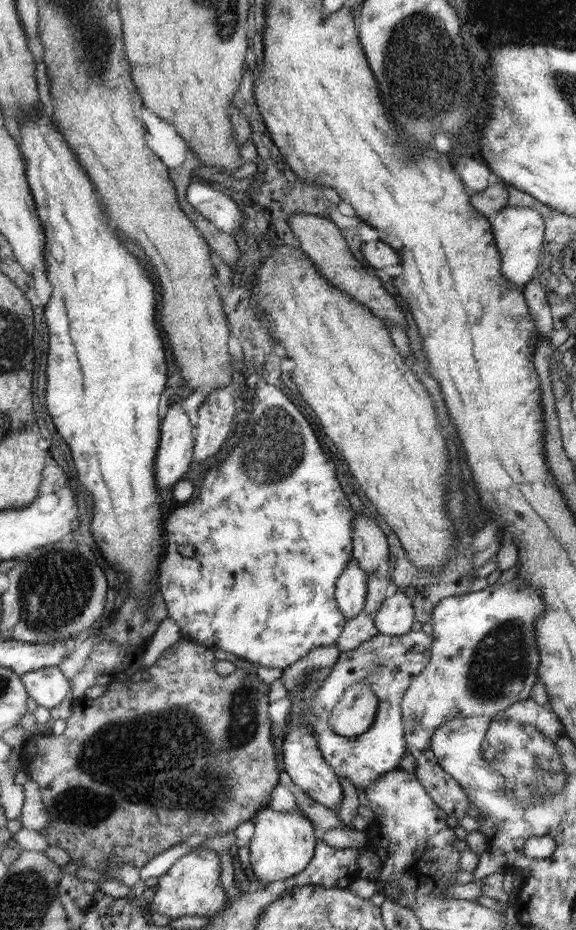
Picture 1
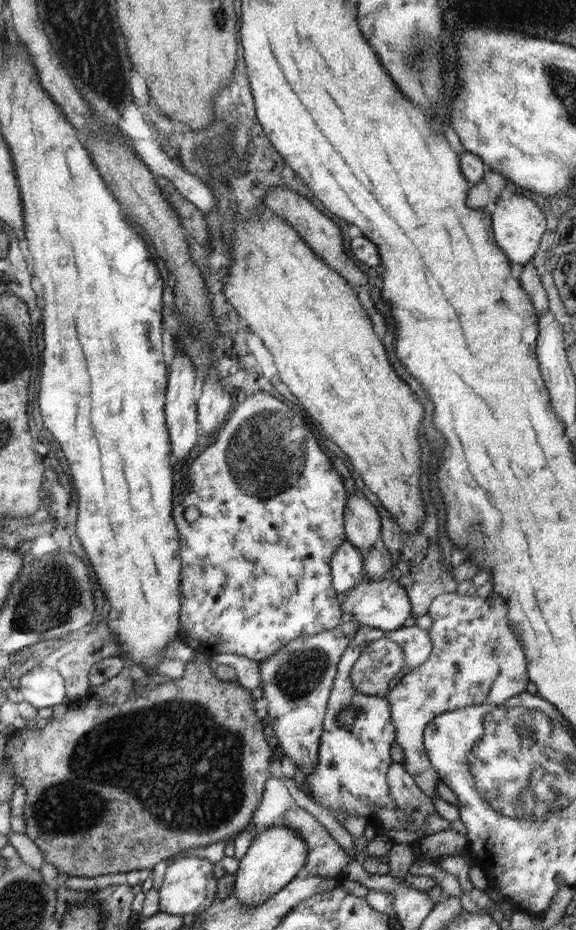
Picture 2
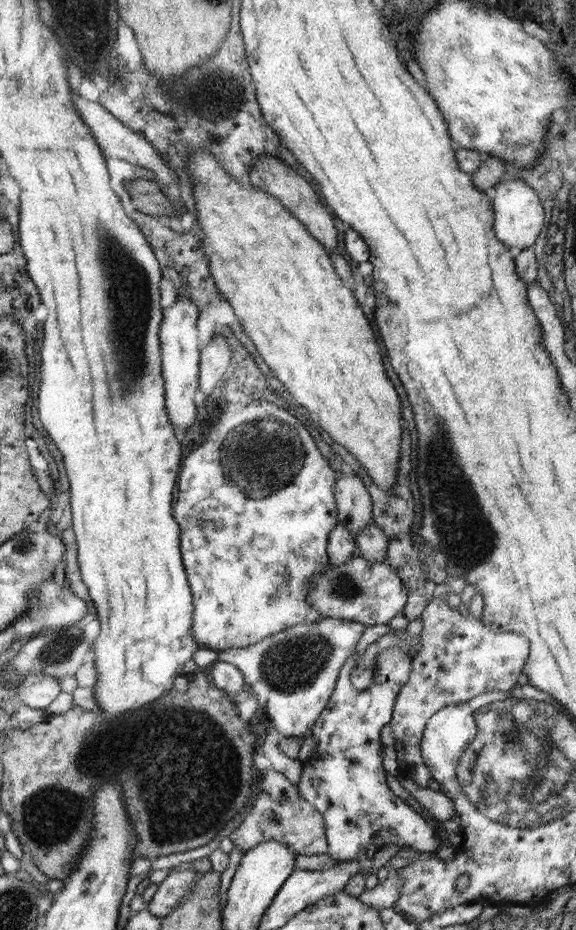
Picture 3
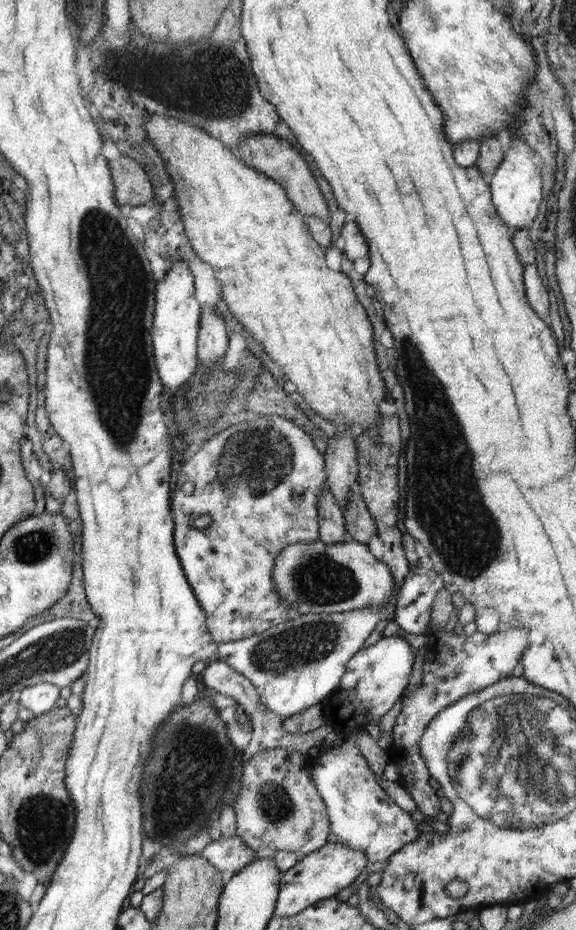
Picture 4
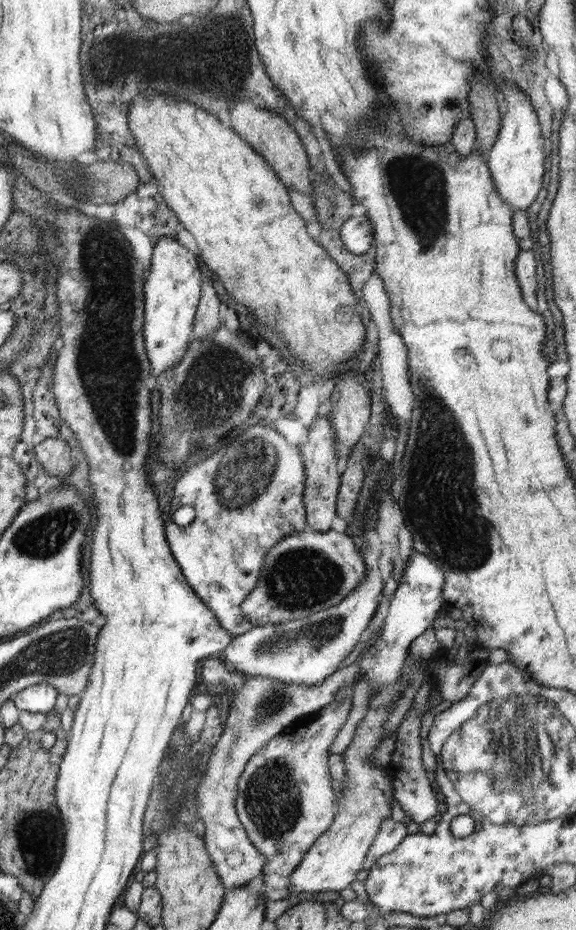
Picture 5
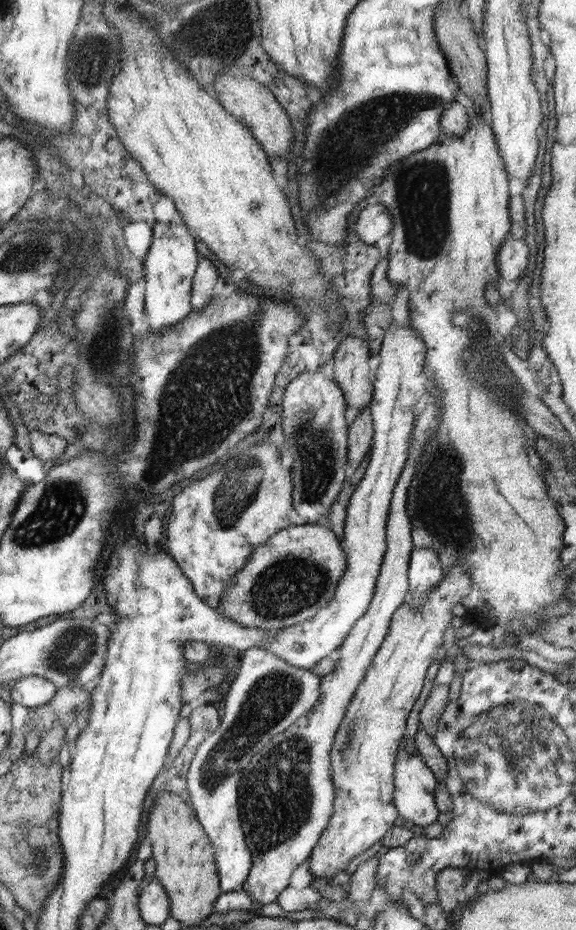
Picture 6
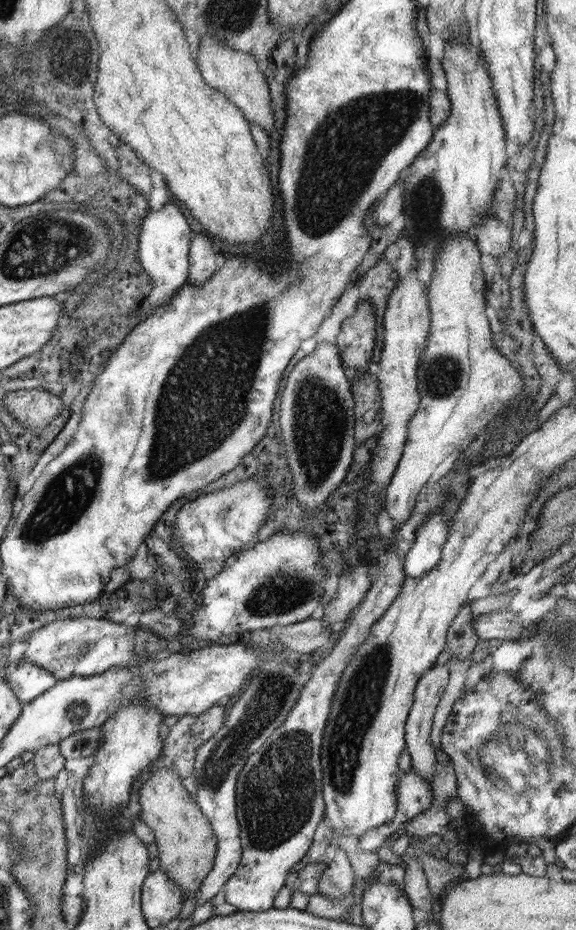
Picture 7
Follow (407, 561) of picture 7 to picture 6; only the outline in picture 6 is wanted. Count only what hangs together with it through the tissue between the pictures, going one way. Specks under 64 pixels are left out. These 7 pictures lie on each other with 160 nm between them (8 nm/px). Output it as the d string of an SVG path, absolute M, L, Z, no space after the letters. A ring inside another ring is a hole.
M431 548L414 549L408 565L409 594L406 604L419 609L432 589L445 575L438 553Z

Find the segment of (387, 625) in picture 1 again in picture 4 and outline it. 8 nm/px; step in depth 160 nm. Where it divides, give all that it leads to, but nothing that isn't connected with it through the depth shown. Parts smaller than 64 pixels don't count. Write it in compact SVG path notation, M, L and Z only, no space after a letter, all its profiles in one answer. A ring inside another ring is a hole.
M352 537L337 542L335 545L326 544L320 540L302 544L296 543L286 545L275 558L273 572L271 574L273 588L289 604L290 612L297 616L313 614L332 614L346 612L347 610L367 609L368 607L378 607L379 610L392 596L393 577L389 566L368 551L368 545L362 544Z

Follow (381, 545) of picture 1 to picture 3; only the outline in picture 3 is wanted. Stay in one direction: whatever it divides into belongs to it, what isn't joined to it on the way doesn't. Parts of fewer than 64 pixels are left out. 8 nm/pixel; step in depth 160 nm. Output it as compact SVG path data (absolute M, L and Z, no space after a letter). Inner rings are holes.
M346 467L337 472L339 477L334 483L333 493L337 508L338 520L352 533L356 534L369 522L373 522L372 497L364 481L352 470Z

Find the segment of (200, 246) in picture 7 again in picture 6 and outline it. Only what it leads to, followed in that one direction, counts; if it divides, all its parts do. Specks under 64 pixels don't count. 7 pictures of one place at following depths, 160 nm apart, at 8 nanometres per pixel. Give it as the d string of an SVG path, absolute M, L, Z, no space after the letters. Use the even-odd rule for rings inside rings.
M199 256L197 266L191 286L190 304L194 311L201 311L216 296L214 286L221 276L216 266L205 257Z

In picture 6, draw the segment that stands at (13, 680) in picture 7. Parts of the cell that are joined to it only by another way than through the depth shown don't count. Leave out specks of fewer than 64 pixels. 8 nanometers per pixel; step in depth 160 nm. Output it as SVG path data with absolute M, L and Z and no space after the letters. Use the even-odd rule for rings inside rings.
M38 676L20 678L18 682L14 683L14 686L11 686L12 702L22 704L30 710L52 701L56 692L58 692L58 688L52 682Z

